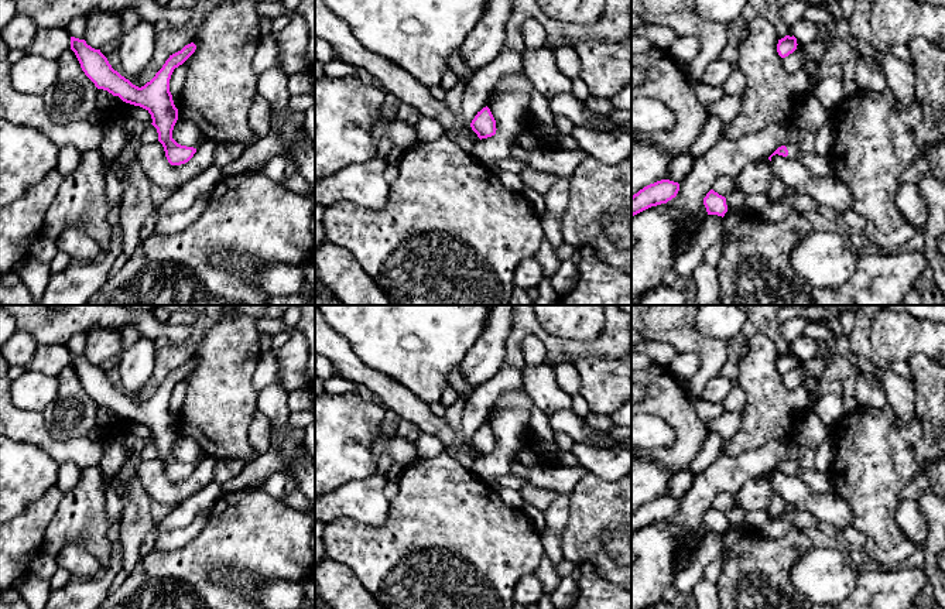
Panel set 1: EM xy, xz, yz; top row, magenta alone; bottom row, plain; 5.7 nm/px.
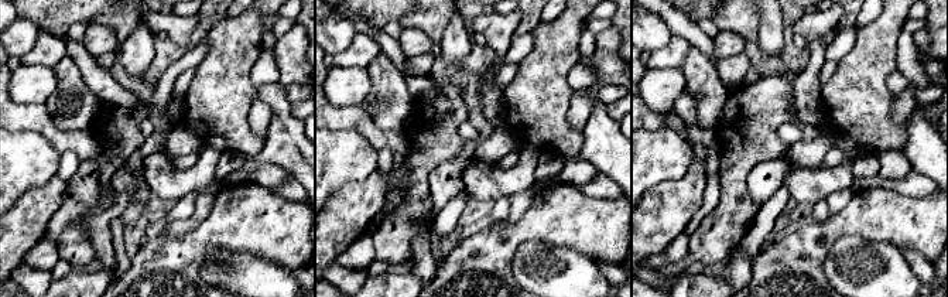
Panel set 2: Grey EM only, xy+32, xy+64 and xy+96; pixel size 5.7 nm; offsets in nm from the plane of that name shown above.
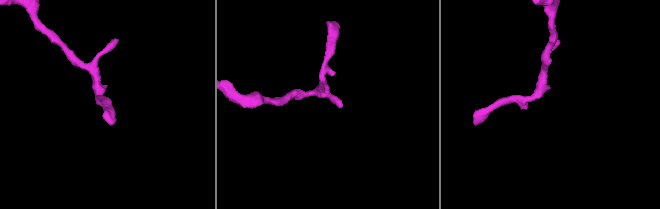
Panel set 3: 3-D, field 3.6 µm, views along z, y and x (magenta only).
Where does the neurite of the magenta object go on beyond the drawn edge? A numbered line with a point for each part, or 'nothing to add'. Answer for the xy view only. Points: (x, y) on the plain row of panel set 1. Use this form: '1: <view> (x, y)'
nothing to add

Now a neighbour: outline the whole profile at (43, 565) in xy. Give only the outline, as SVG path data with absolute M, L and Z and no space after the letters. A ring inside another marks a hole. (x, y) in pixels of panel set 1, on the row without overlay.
M44 548L32 558L28 567L28 574L38 577L40 579L49 581L58 569L57 557L49 555Z

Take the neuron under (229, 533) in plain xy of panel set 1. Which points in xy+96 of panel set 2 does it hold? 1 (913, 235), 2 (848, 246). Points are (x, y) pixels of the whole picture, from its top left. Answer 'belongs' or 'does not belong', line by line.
1: belongs
2: does not belong

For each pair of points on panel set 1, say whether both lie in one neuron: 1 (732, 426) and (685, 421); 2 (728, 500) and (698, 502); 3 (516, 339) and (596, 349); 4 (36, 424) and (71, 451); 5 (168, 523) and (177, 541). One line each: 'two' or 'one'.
1: two
2: two
3: one
4: one
5: two

